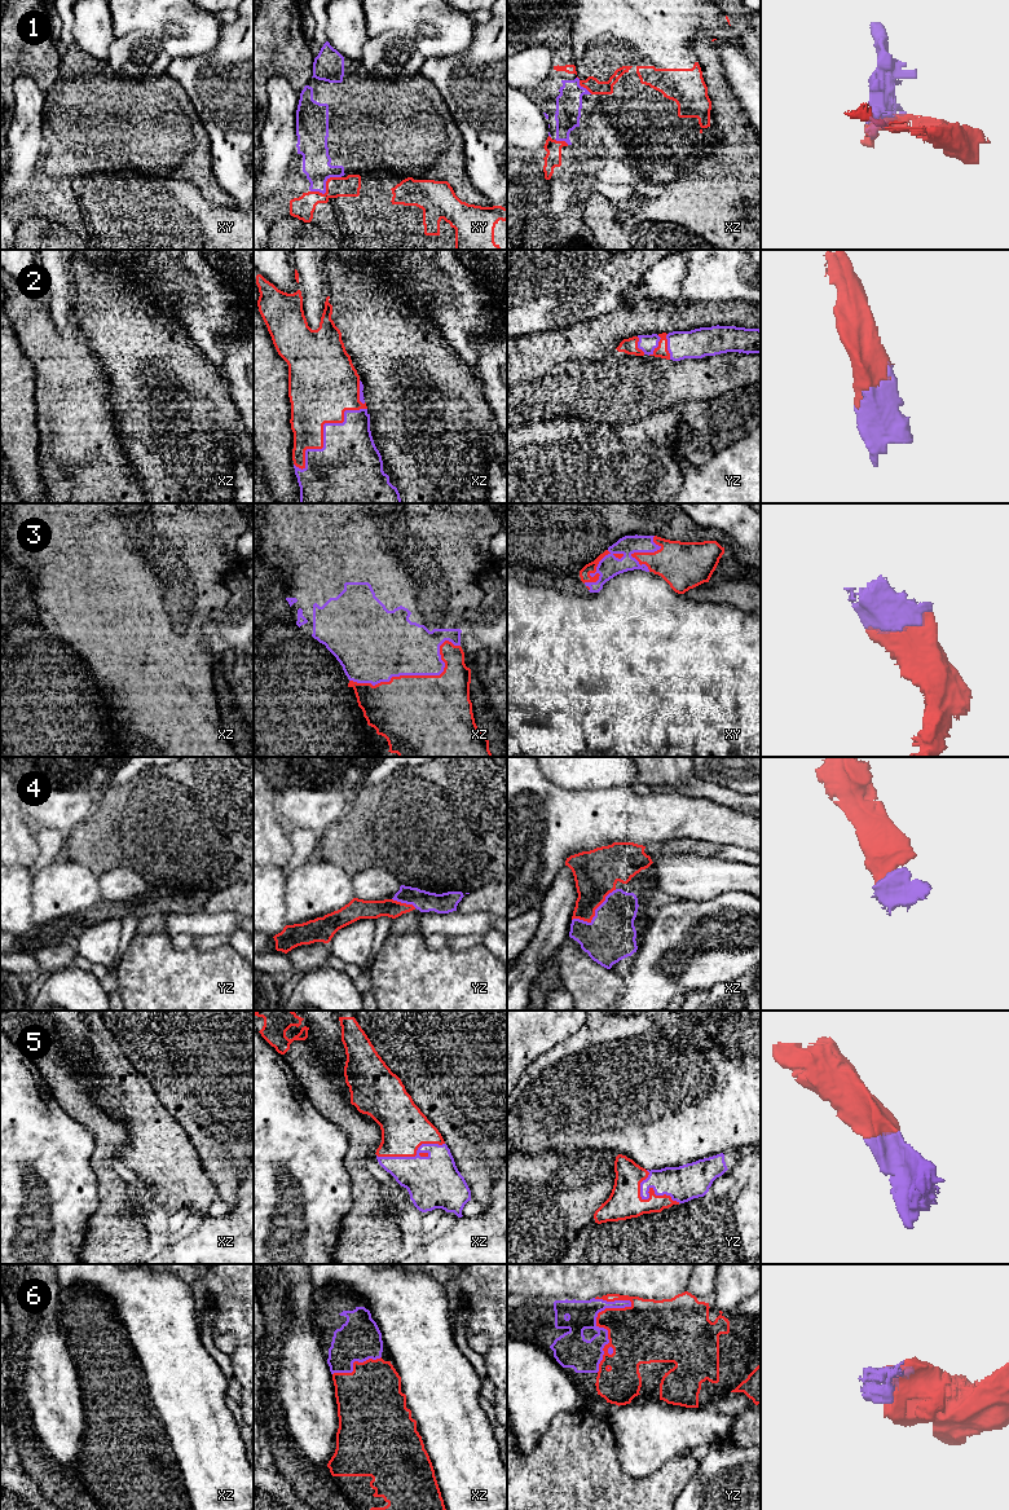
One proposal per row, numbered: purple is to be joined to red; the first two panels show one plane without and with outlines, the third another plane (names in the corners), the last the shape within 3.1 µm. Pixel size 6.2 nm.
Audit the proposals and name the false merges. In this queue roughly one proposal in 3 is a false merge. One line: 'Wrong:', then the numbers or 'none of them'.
Wrong: 1, 6

